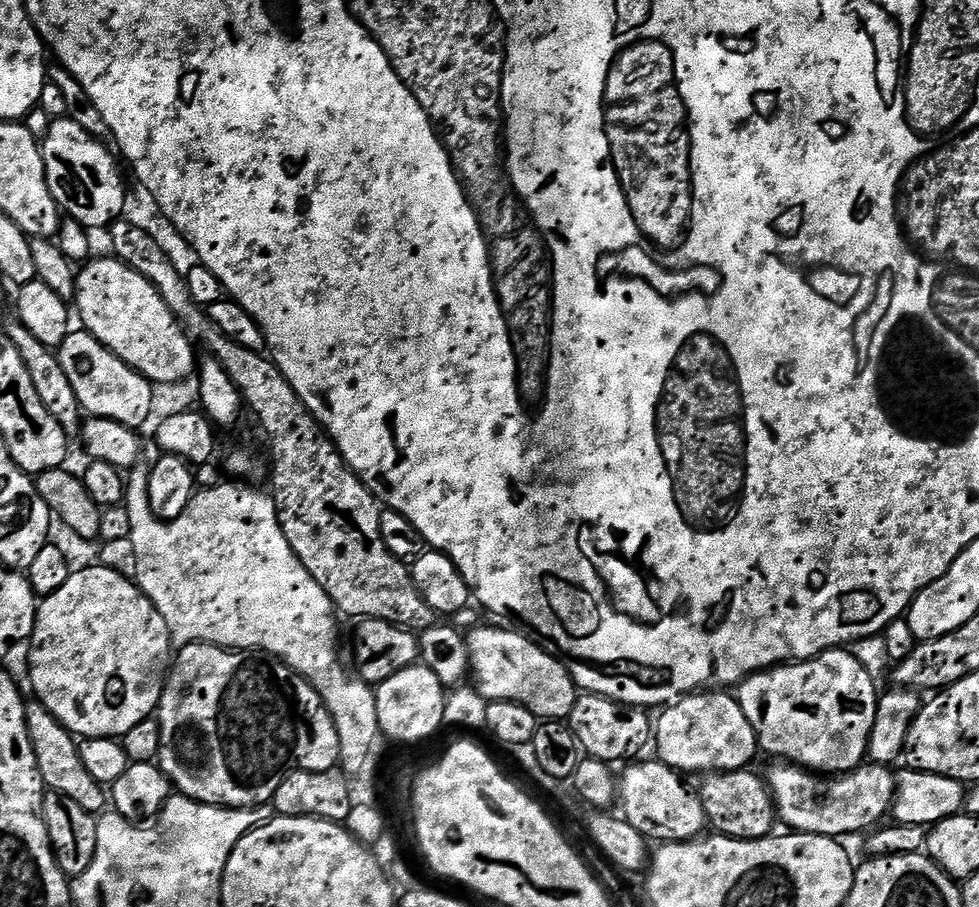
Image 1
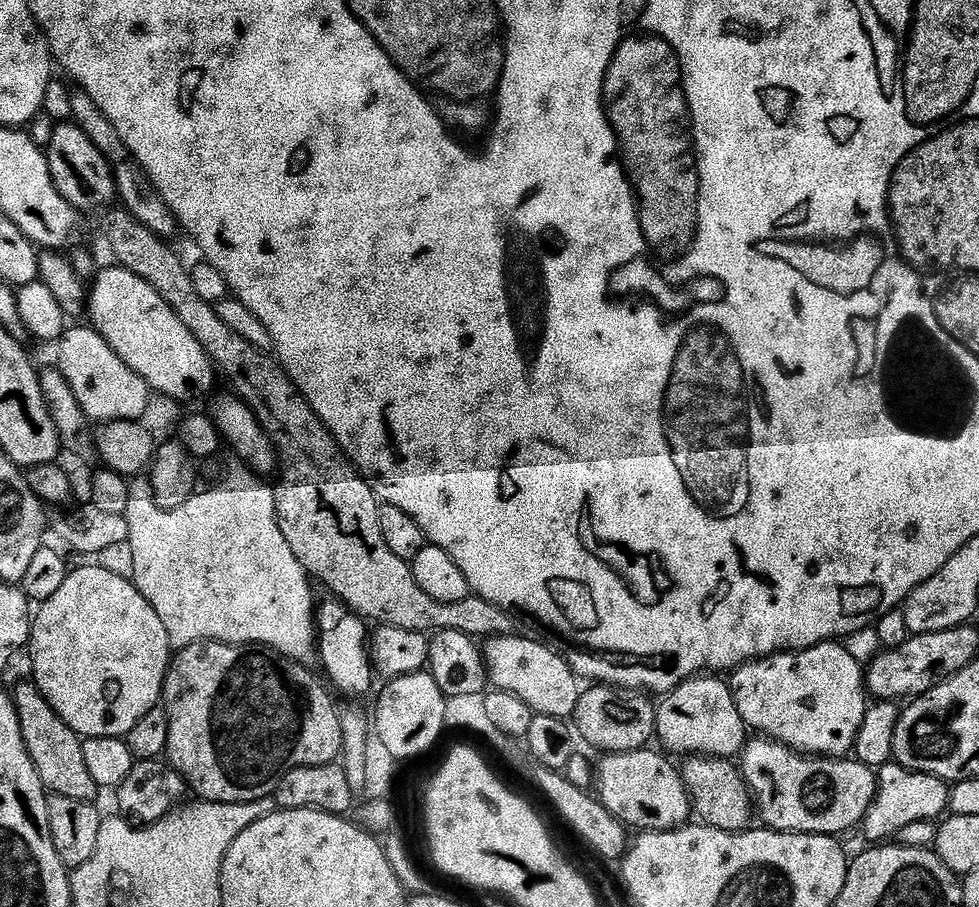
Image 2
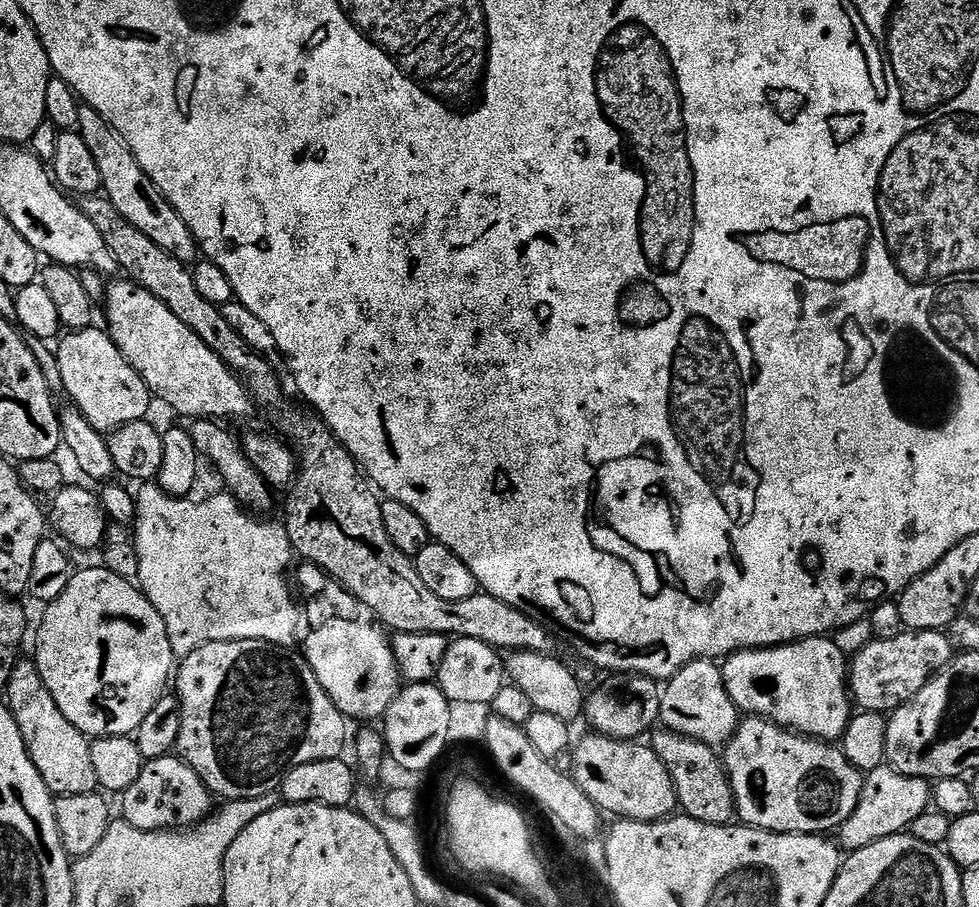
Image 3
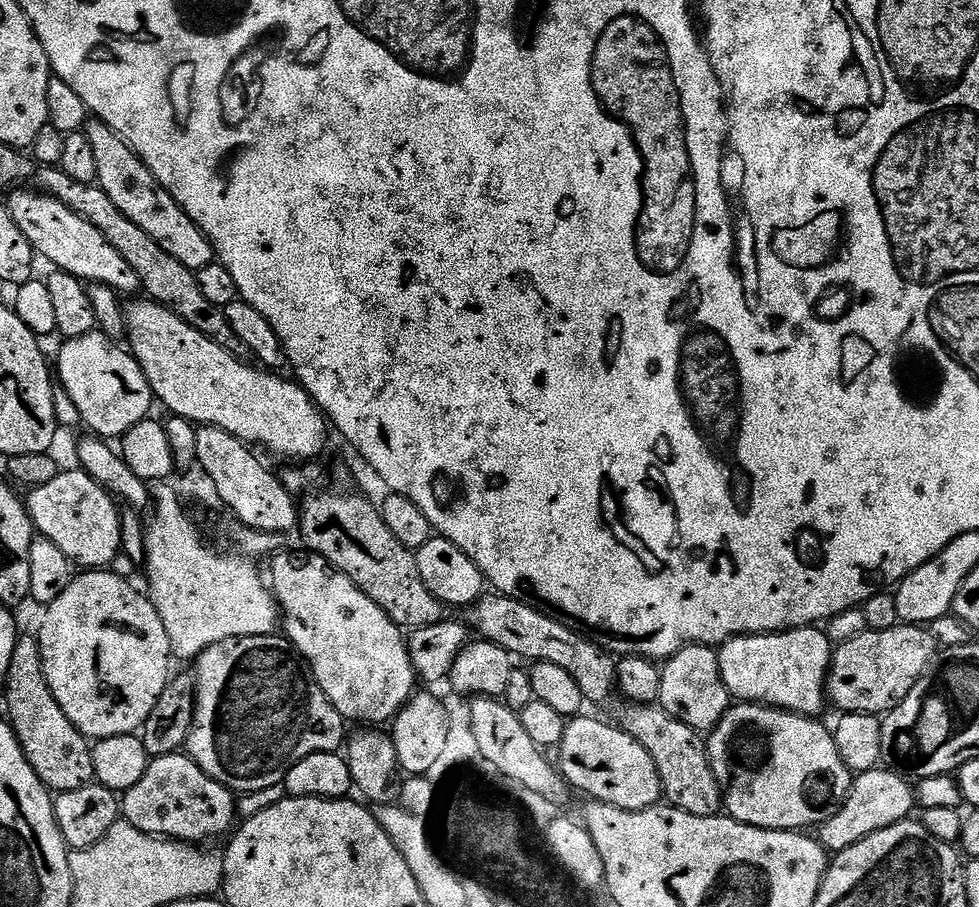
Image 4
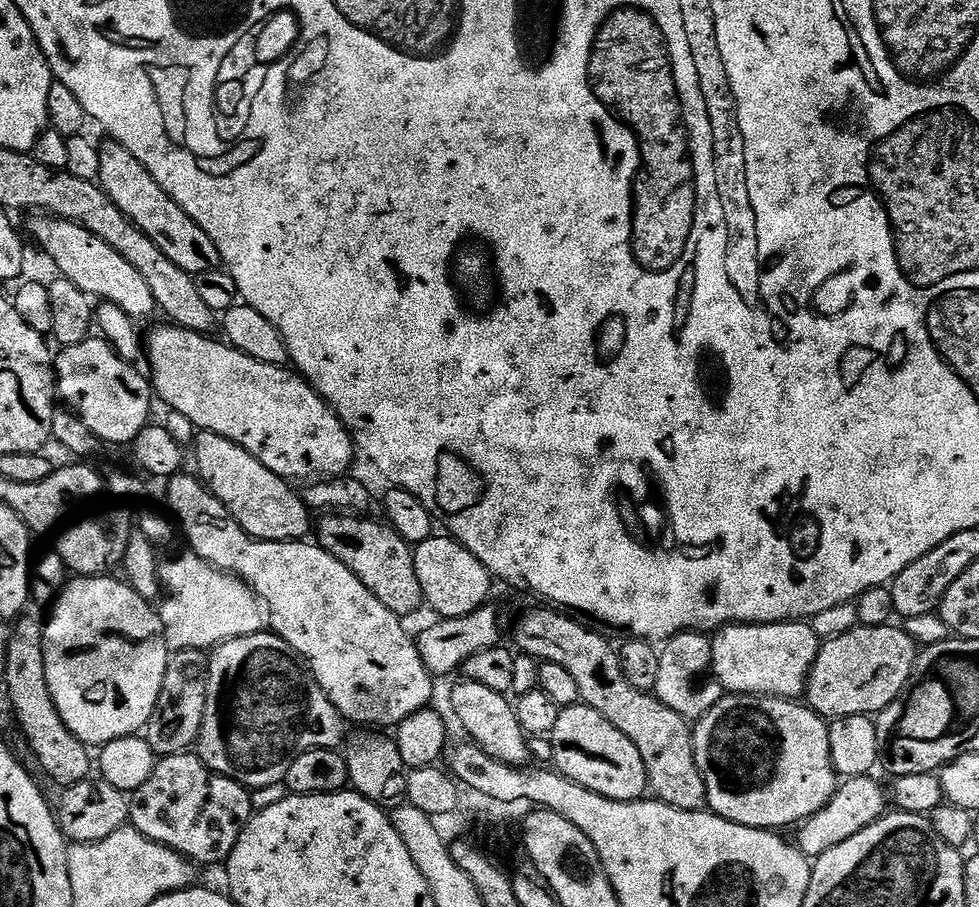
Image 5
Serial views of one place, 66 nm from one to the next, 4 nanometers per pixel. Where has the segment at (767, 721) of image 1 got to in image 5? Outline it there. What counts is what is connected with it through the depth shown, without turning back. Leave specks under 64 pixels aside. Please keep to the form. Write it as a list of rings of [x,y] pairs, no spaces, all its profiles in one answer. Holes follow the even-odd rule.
[[[808,622],[726,624],[711,637],[711,641],[711,673],[725,693],[789,698],[805,695],[822,643],[820,635]]]

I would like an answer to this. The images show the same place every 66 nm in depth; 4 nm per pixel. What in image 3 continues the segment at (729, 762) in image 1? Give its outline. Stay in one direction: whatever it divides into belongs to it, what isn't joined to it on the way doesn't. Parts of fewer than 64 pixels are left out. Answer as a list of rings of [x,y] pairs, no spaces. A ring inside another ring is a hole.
[[[695,660],[663,685],[660,694],[659,723],[669,732],[689,736],[700,744],[723,746],[736,735],[738,709],[726,694],[724,674],[719,663],[710,660]]]

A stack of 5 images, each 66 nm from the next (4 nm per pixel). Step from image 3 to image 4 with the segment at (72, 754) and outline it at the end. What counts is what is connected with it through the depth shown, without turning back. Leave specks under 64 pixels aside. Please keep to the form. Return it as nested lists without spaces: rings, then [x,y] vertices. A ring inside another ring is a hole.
[[[21,635],[14,646],[14,658],[10,658],[10,670],[2,686],[4,700],[8,703],[6,719],[16,731],[18,742],[44,787],[59,794],[70,790],[82,790],[82,786],[93,783],[94,758],[89,737],[81,734],[66,718],[62,706],[54,698],[46,682],[42,650],[35,635]]]

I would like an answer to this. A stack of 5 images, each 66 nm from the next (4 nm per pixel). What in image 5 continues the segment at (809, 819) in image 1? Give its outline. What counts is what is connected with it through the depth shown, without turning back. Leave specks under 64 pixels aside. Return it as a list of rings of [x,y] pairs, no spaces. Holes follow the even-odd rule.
[[[724,695],[705,716],[695,721],[692,750],[696,754],[696,765],[704,775],[707,807],[716,815],[742,826],[784,830],[780,828],[799,825],[826,807],[838,787],[825,717],[796,698]]]

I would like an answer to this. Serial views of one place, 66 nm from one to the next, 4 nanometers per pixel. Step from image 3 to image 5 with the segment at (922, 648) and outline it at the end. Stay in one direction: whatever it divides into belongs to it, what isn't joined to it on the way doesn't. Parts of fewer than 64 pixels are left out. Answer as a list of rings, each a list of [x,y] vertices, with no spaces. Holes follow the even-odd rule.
[[[895,623],[882,626],[857,626],[833,640],[823,641],[812,675],[808,678],[806,703],[825,718],[879,714],[893,707],[903,697],[912,680],[918,645],[916,639]]]

